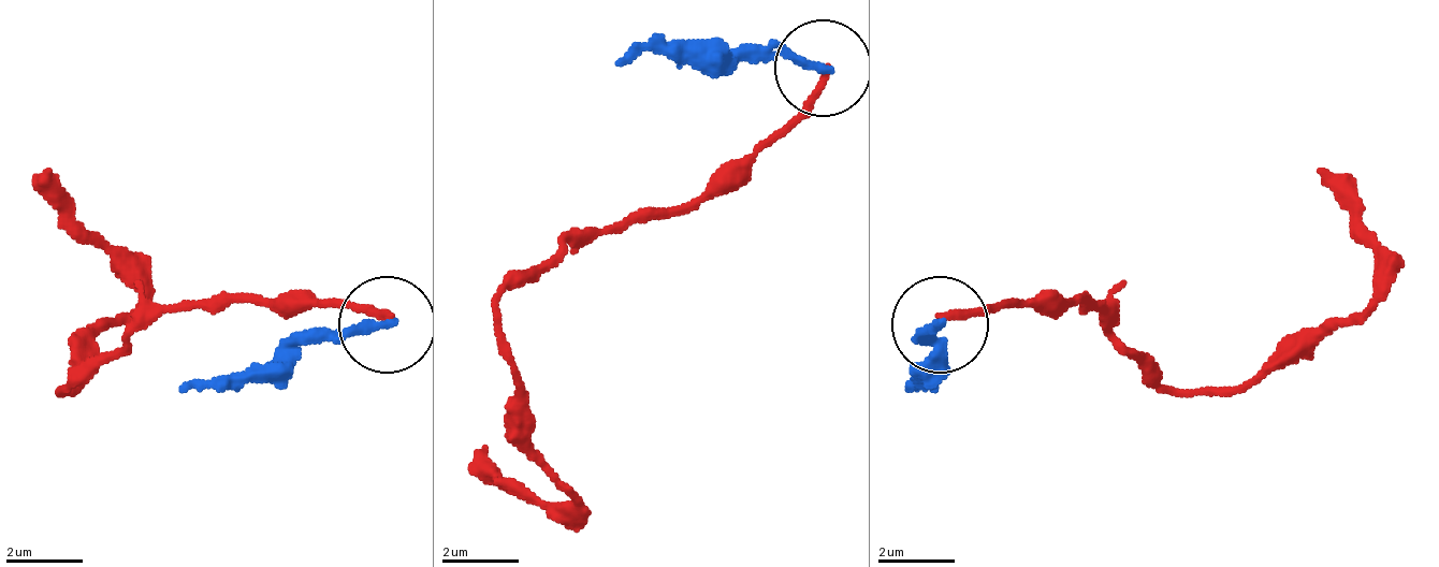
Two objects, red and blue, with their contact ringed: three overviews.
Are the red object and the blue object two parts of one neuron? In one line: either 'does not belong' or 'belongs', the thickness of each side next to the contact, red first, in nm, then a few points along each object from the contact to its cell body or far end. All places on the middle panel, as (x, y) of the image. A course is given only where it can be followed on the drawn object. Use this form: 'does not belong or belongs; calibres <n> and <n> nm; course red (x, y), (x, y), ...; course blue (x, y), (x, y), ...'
does not belong; calibres 180 and 240 nm; course red (826, 71), (700, 197), (623, 216), (497, 303), (517, 429), (575, 506), (536, 506), (488, 448); course blue (826, 71), (729, 61), (700, 52), (613, 61)

